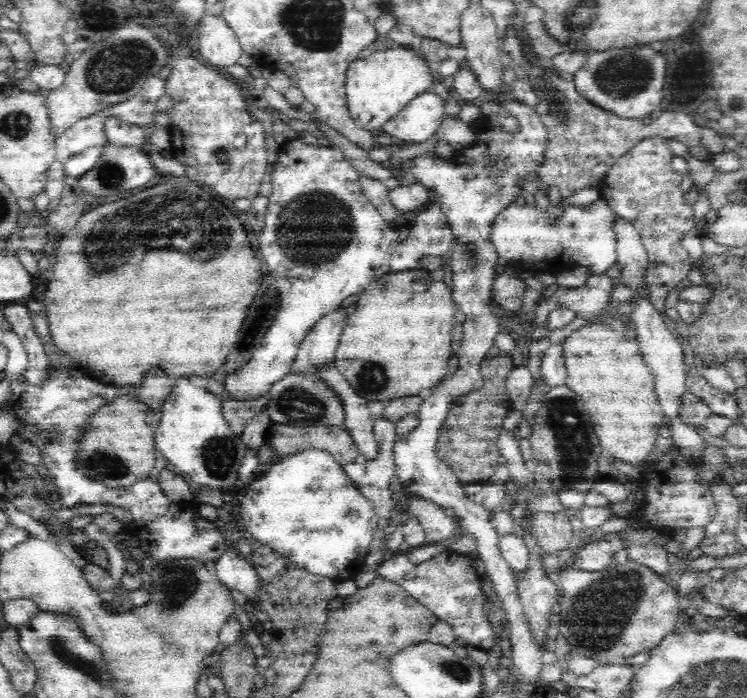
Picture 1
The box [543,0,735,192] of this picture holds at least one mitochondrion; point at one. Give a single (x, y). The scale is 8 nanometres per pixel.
(625, 76)

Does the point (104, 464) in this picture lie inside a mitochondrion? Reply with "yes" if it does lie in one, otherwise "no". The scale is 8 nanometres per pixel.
yes

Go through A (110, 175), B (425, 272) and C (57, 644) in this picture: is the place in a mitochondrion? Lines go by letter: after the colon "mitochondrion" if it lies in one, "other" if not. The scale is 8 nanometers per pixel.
A: mitochondrion
B: other
C: mitochondrion

